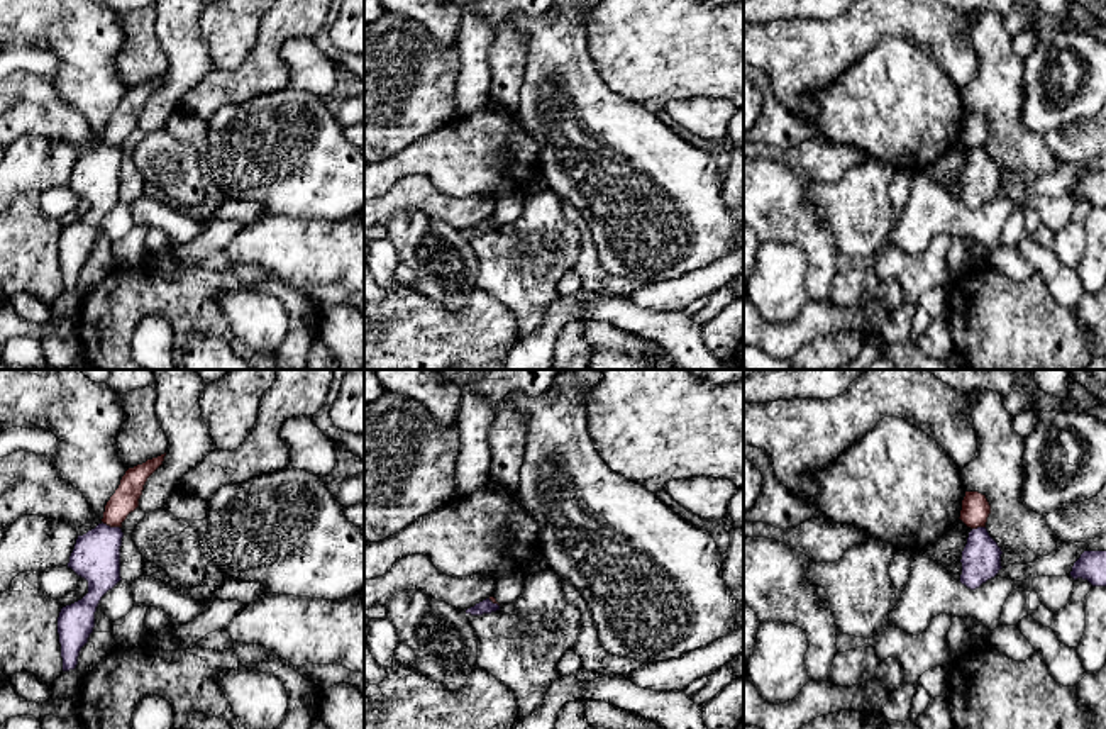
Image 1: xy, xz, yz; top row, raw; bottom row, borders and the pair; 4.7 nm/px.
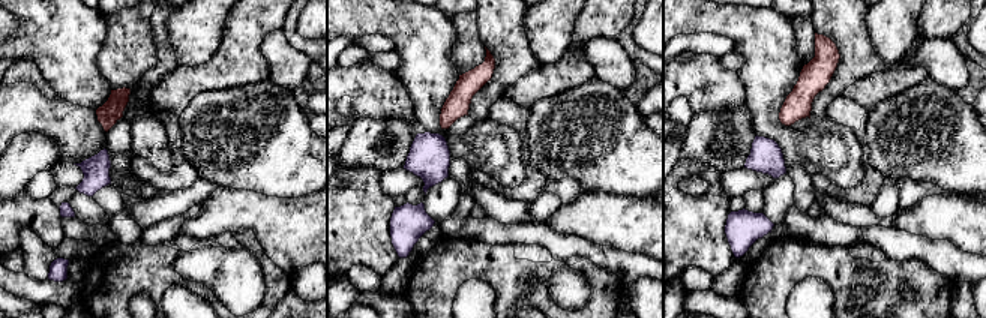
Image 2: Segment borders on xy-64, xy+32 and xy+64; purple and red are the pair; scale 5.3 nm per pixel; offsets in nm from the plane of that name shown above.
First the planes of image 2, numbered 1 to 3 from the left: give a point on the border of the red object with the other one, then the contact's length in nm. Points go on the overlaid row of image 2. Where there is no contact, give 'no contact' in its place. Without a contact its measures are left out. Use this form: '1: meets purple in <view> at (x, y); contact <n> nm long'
1: no contact
2: no contact
3: no contact

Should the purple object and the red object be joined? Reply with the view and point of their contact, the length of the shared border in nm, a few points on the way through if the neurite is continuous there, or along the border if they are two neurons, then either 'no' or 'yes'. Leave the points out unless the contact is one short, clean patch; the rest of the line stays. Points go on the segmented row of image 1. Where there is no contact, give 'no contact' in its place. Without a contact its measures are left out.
contact xy (109, 526); length 90 nm; border xy (102, 521), (119, 528); no

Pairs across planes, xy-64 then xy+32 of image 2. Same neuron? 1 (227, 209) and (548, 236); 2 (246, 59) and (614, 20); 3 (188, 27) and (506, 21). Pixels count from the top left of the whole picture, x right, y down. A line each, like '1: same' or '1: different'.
1: different
2: same
3: different

